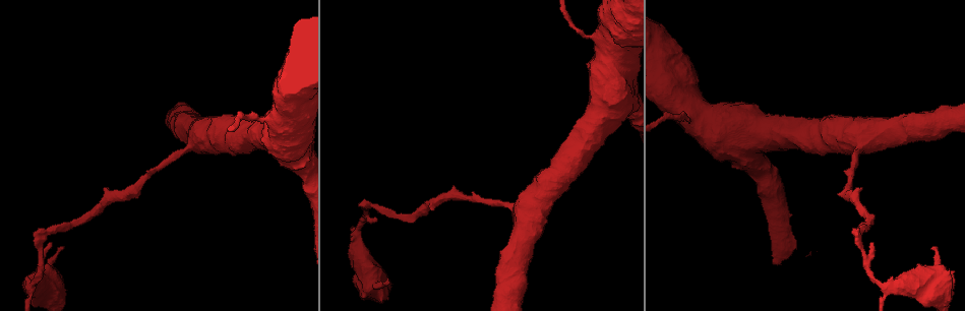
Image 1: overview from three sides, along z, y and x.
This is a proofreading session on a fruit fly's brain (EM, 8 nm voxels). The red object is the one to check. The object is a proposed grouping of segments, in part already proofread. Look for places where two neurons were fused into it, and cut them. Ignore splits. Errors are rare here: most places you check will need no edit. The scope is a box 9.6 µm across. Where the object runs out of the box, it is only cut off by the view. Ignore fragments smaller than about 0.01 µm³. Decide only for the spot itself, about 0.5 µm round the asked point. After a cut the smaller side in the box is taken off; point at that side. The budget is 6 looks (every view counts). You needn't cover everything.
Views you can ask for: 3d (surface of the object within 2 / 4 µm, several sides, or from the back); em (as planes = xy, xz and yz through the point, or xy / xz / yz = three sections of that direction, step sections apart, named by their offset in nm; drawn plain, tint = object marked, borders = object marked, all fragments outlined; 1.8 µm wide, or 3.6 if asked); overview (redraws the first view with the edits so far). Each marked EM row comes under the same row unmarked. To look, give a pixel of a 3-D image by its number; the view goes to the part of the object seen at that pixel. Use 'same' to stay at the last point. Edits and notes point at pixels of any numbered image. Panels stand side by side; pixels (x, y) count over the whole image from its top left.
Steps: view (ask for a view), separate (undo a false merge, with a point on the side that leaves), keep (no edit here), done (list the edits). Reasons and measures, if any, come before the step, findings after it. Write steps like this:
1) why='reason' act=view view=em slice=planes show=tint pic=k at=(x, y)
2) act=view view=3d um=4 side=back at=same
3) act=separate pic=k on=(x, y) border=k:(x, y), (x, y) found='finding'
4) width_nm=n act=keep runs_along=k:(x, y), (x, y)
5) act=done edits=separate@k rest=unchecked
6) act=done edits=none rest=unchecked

why='a narrow waist' act=view view=3d um=4 side=back pic=1 at=(277, 119)

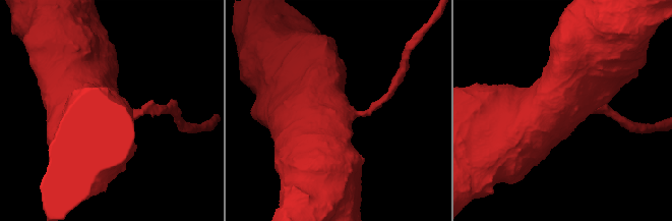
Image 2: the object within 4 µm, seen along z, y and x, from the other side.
why='shape alone is not enough' act=view view=em slice=planes show=tint pic=2 at=(338, 113)

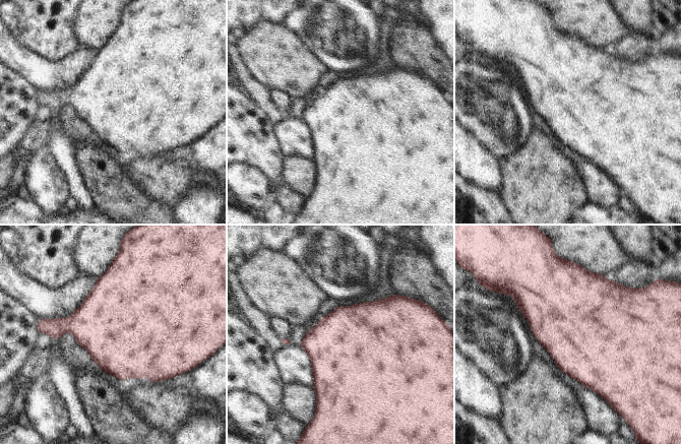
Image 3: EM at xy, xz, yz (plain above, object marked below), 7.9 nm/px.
width_nm=700 act=keep found='continuous, no second neuron'

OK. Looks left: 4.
act=view view=em slice=planes show=tint pic=1 at=(31, 285)

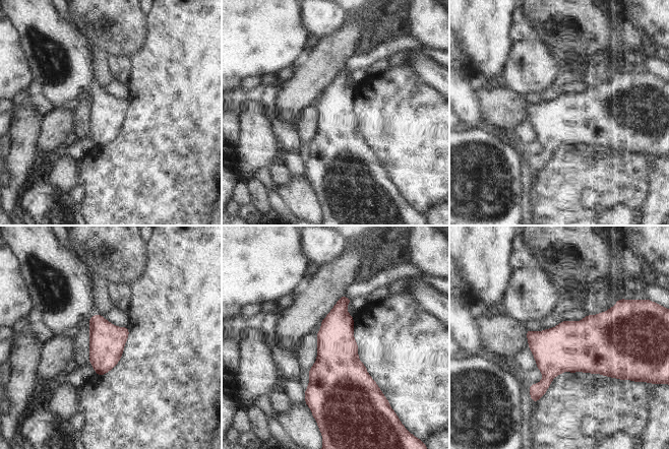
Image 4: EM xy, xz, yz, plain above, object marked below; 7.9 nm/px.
act=keep found='one neuron here'

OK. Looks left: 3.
why='sharp bend' act=view view=3d um=4 pic=1 at=(370, 204)

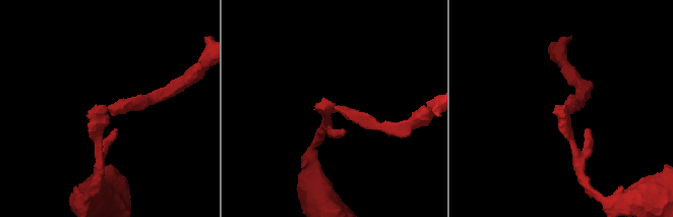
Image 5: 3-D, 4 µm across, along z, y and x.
act=view view=em slice=planes show=tint pic=5 at=(560, 111)

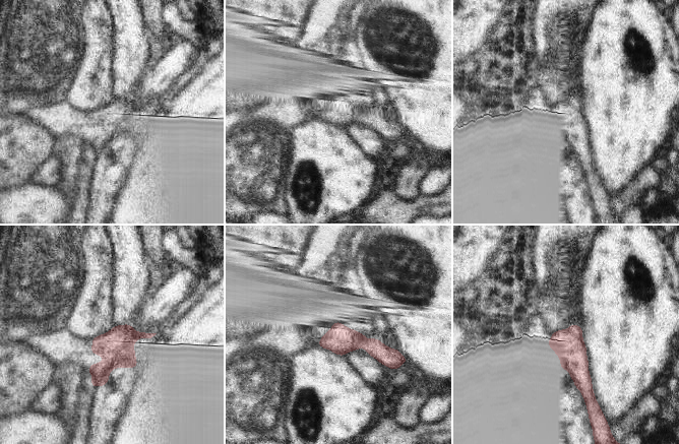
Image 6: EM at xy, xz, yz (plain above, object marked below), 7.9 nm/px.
act=keep runs_along=6:(321, 341), (364, 341), (395, 360) found='all the same neuron'

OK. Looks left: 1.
act=done edits=none rest=unchecked

